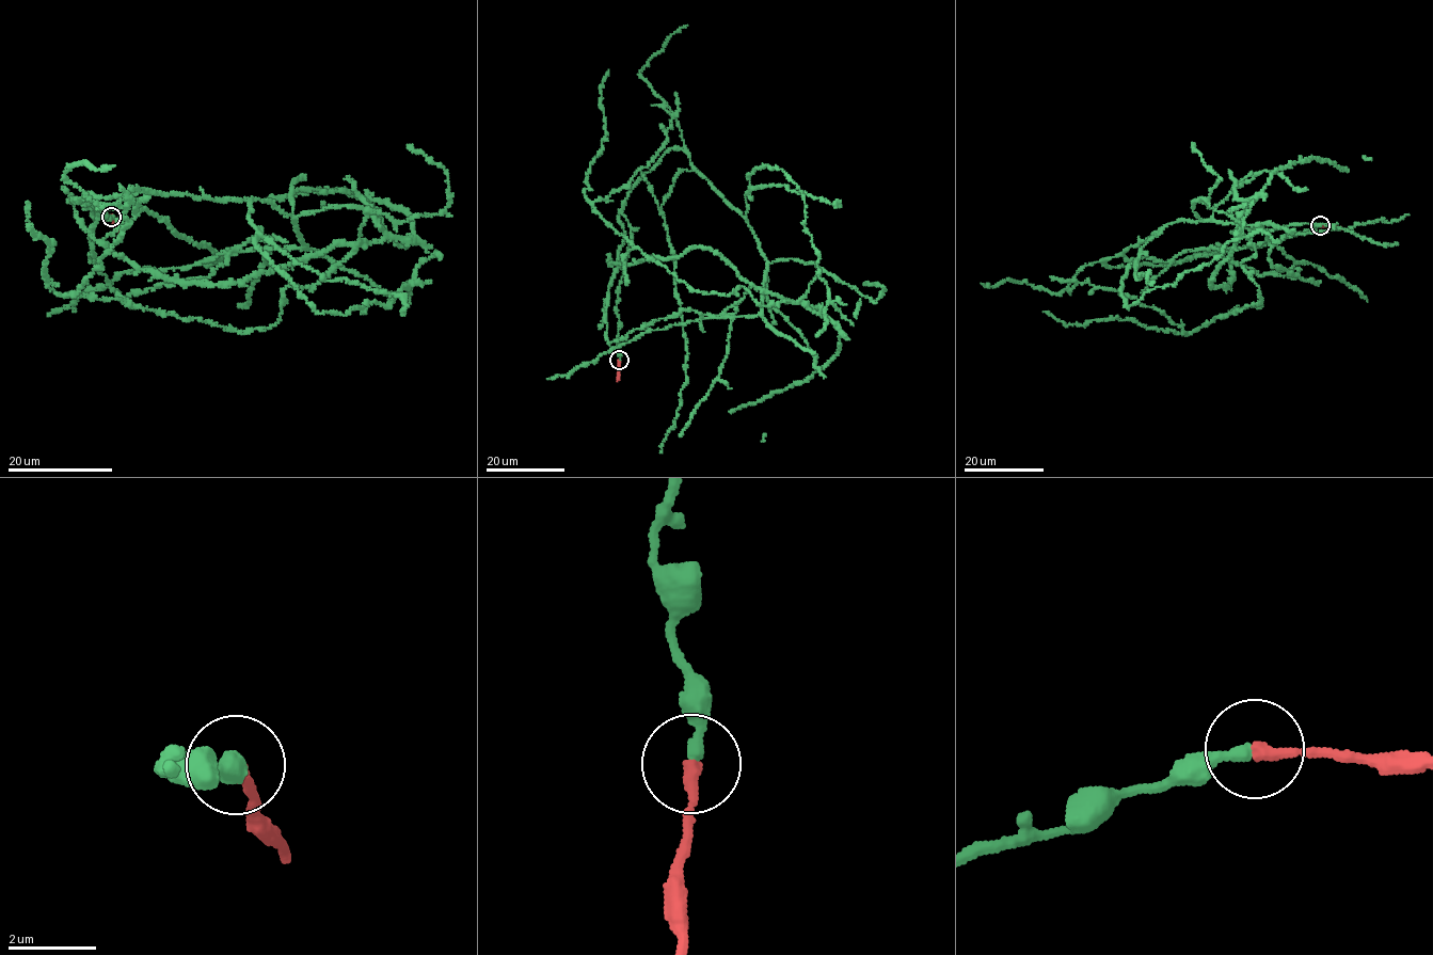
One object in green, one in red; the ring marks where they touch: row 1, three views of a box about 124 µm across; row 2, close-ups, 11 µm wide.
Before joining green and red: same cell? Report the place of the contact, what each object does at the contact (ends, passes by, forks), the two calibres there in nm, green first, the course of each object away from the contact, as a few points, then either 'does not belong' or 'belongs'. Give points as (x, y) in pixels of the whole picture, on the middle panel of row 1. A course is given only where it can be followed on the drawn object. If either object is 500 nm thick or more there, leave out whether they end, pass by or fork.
at (619, 360); green ends there; red ends there; 280 nm thick on the green side, 280 nm on the other; green runs (619, 360), (618, 213), (671, 148), (769, 263), (821, 272), (795, 302), (703, 293), (596, 211), (675, 93); red runs (619, 360), (616, 381); belongs

